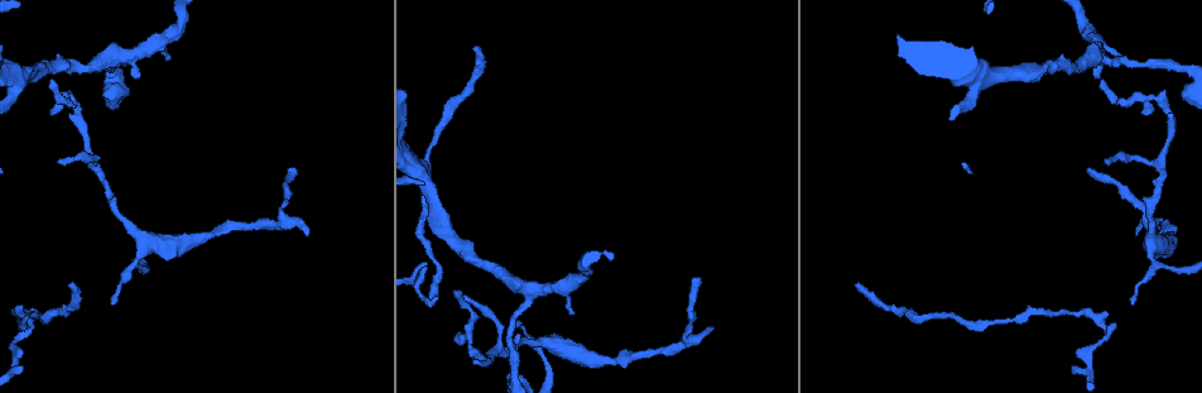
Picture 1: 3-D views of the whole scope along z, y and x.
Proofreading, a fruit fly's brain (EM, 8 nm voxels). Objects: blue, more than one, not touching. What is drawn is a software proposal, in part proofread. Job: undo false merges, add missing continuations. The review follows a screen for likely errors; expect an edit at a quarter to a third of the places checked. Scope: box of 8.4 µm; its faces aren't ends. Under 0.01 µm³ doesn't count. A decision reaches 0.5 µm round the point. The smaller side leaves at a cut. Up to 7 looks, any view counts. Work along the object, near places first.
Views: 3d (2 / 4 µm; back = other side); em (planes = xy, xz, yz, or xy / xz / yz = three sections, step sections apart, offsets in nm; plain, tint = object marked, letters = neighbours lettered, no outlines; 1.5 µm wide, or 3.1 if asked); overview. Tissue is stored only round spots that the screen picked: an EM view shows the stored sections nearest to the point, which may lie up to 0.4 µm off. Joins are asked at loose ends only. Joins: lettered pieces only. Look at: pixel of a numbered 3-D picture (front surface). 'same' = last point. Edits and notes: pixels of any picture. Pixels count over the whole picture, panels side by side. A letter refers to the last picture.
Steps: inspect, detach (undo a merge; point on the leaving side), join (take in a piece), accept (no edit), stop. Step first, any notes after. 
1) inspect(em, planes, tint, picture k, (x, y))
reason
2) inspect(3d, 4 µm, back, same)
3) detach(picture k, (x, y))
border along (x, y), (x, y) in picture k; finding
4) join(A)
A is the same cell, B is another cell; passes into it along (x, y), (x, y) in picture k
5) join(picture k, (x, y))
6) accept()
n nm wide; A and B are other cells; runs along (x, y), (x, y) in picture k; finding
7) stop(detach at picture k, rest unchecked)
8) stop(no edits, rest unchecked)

inspect(em, planes, letters, picture 1, (1134, 305))

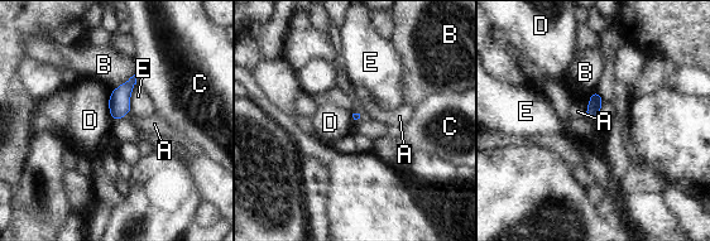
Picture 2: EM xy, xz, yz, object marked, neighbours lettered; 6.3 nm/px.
accept()
A, B, C, D and E are other cells; border along (110, 92), (109, 116), (111, 120) in picture 2; no lettered piece goes on from it

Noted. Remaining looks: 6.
inspect(em, planes, letters, picture 1, (1074, 367))
thin end

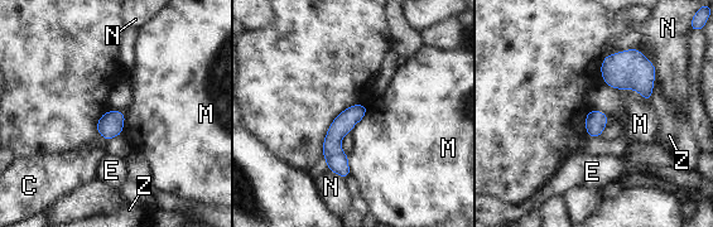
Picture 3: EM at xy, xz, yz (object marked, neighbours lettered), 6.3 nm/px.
accept()
C, E, M, N and Z are other cells; border along (618, 88), (634, 88), (650, 101) in picture 3; no lettered piece goes on from it

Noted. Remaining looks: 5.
inspect(em, planes, tint, picture 1, (530, 291))
abrupt turn

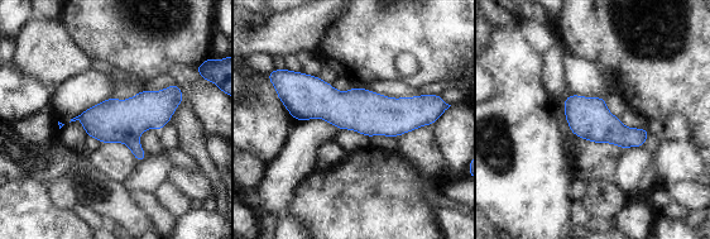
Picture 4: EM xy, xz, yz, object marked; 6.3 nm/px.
inspect(em, planes, letters, same)

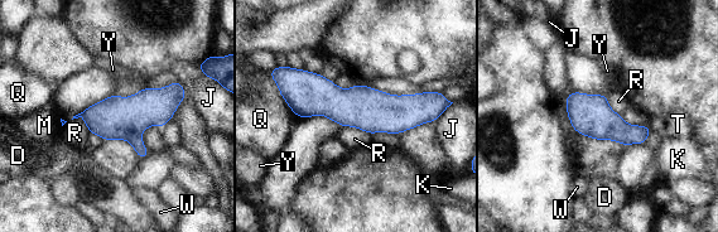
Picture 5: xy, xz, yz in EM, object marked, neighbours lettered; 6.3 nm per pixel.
accept()
Q touches over 260 nm; D, J, K, M, Q, R, T, W and Y are other cells; border along (342, 126), (356, 126), (370, 135) in picture 5; continuous, no second neuron

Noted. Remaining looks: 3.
stop(no edits, rest unchecked)

